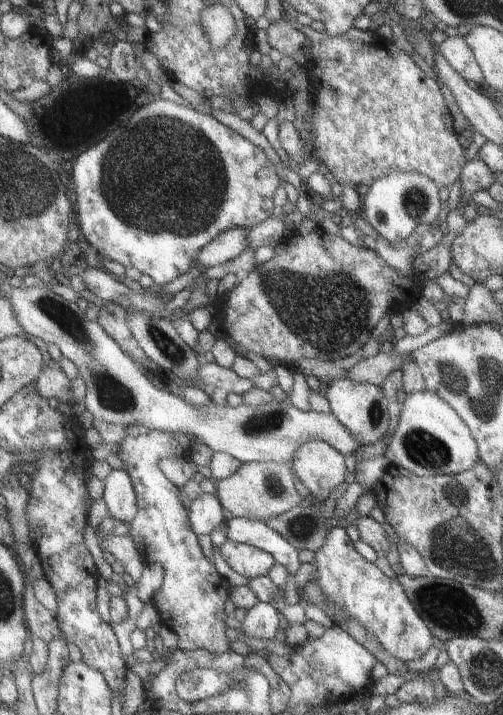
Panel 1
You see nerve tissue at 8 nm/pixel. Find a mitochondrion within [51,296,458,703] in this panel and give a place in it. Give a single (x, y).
(421, 447)

